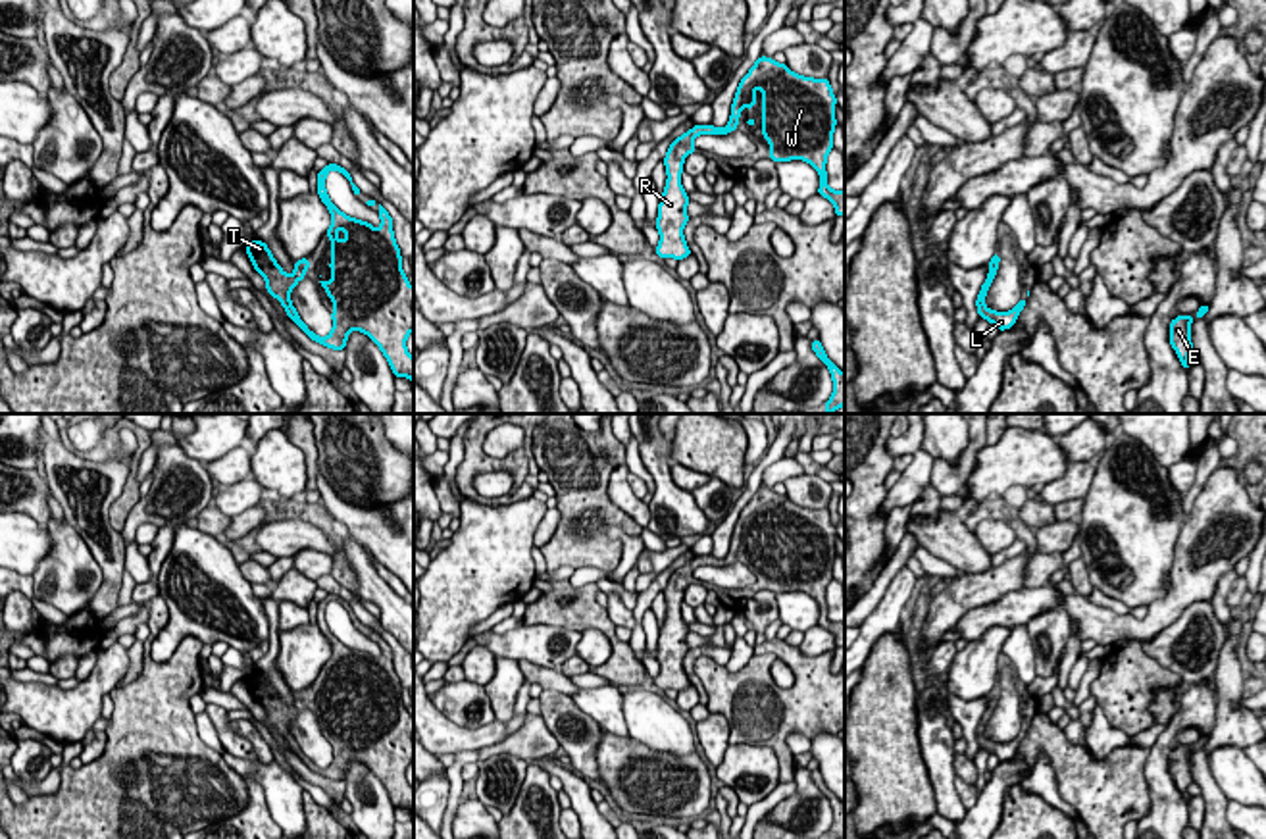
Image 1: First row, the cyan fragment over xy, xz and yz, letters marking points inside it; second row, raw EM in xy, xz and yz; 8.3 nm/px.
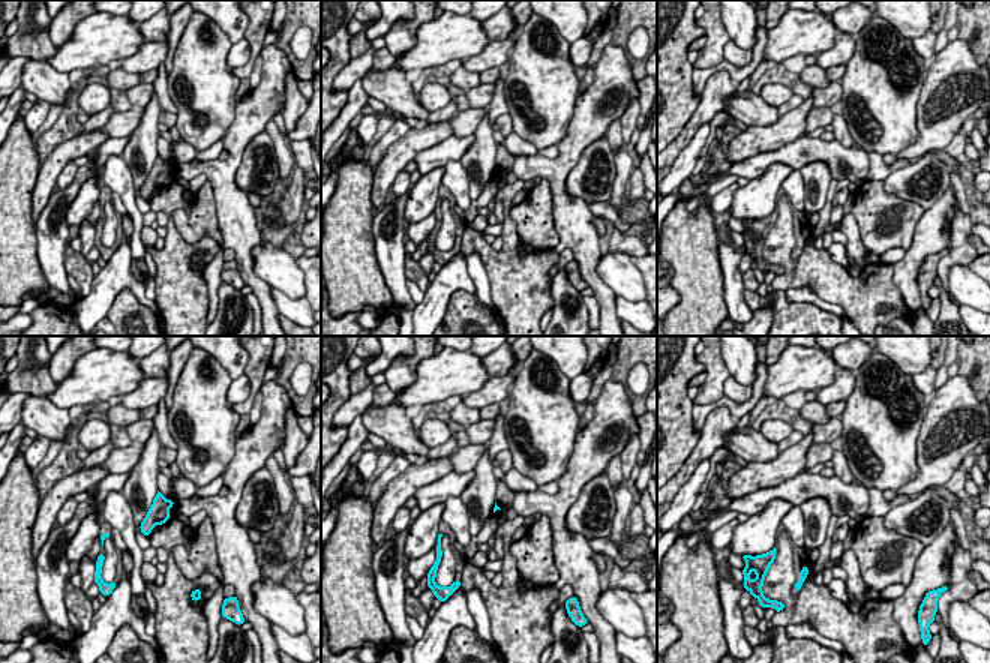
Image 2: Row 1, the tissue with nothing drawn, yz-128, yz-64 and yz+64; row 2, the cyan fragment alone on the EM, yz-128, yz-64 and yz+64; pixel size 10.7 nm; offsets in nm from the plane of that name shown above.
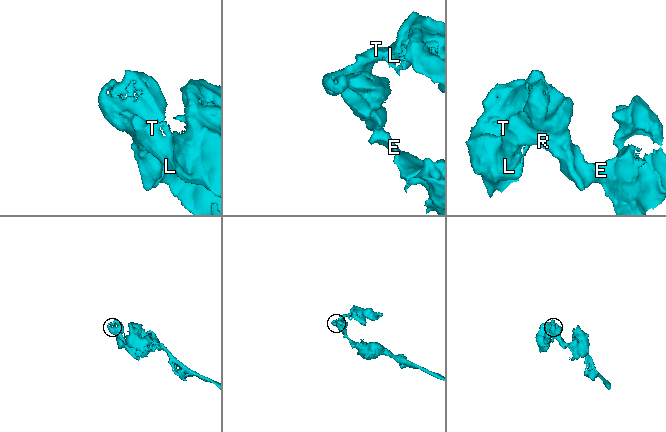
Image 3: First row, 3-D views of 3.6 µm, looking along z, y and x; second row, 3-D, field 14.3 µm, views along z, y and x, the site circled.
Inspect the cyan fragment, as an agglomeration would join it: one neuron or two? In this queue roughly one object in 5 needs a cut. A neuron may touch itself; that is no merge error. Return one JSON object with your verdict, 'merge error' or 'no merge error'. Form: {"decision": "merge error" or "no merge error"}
{"decision": "no merge error"}

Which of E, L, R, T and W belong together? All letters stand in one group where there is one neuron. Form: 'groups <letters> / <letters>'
groups E L R T W

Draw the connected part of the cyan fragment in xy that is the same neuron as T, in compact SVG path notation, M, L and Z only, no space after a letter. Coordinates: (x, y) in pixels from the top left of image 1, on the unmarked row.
M327 595L321 602L317 602L317 625L333 648L331 658L325 662L325 668L331 670L331 712L319 712L321 718L327 722L325 729L333 731L333 760L327 768L317 768L314 762L310 762L291 733L291 722L300 710L306 708L310 691L302 689L298 693L292 693L294 702L289 706L271 687L271 681L266 674L254 670L248 677L244 677L244 681L254 700L266 710L267 725L275 727L283 735L291 752L294 752L312 772L333 781L342 781L346 777L348 764L362 762L381 779L396 808L408 808L410 812L414 812L414 789L406 779L406 770L414 762L414 718L408 714L408 708L402 702L402 687L394 672L392 648L379 635L381 656L375 660L367 652L354 650L342 645L329 631L329 625L325 622L325 608L331 600L342 604L350 614L352 623L356 627L362 627L362 622L354 616L352 606L339 595Z

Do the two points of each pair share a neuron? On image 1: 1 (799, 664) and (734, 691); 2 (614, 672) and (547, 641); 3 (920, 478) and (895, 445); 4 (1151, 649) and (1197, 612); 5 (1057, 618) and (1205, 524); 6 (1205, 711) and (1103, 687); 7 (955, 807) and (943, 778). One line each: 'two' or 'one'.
1: one
2: two
3: one
4: one
5: two
6: two
7: one

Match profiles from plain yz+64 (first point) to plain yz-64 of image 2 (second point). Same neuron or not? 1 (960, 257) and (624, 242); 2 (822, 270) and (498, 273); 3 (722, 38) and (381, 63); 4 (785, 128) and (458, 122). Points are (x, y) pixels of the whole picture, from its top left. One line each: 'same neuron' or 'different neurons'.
1: same neuron
2: same neuron
3: different neurons
4: different neurons

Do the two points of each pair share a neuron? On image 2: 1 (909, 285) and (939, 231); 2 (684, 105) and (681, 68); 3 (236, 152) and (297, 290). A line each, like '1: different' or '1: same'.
1: same
2: same
3: different

